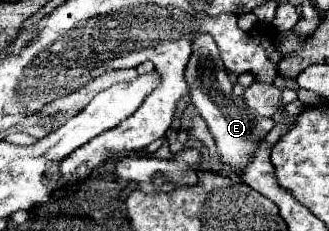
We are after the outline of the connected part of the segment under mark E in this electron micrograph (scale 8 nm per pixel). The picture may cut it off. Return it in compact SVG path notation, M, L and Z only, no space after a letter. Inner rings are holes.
M208 33L198 35L192 41L192 57L188 61L184 77L190 87L192 103L196 105L196 109L200 111L204 121L208 123L208 129L218 145L222 163L232 167L230 171L240 173L240 169L252 159L258 139L264 137L274 127L274 121L270 117L256 115L252 109L248 109L248 105L244 103L242 97L236 97L232 93L232 83L228 79L222 59L220 59L216 41L212 41L212 35L208 35Z

